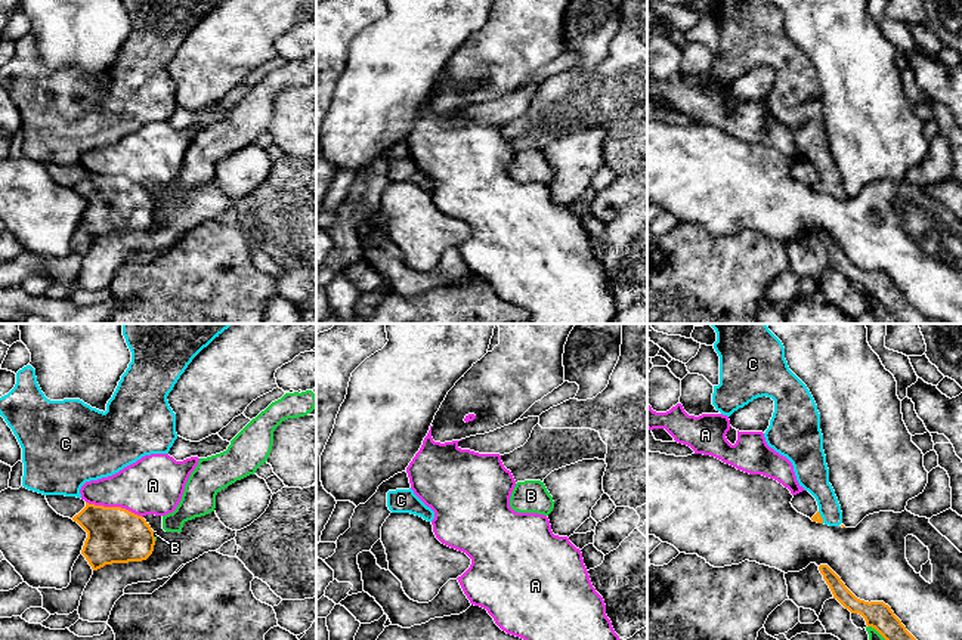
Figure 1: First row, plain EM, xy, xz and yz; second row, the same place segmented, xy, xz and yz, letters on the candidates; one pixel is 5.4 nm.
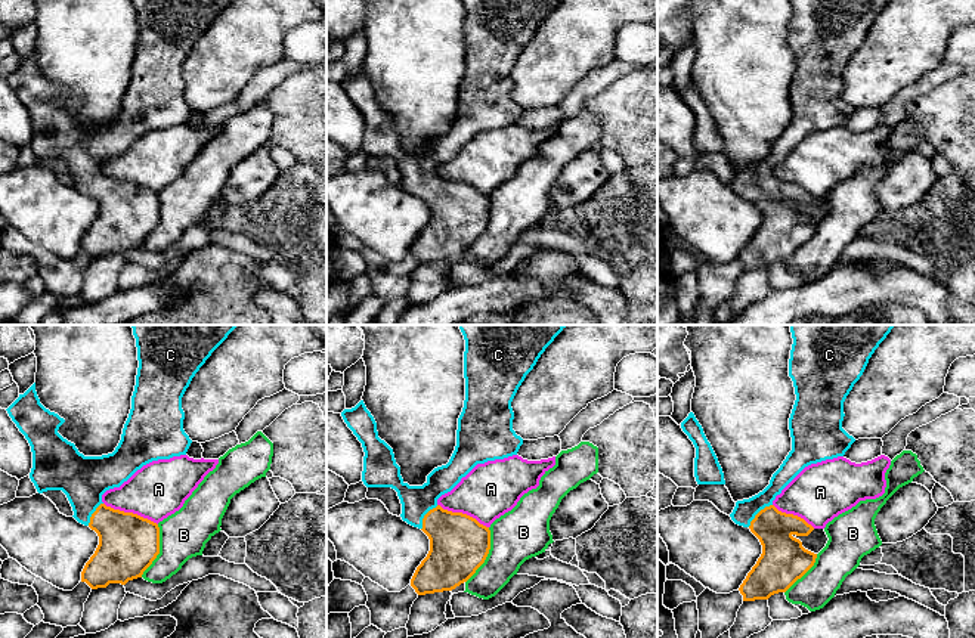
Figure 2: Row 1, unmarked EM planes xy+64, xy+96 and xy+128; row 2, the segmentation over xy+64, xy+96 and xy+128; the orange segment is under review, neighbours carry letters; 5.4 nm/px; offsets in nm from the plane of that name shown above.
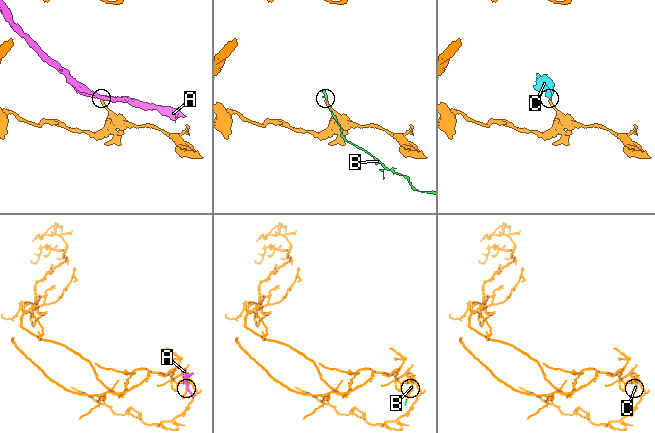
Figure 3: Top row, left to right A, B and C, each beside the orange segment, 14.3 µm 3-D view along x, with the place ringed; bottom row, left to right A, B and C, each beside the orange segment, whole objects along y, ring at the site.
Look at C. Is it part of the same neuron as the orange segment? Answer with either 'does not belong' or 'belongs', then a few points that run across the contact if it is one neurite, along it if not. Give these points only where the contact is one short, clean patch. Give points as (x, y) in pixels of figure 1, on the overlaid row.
belongs; line yz (816, 518), (820, 518), (823, 492), (812, 473)

